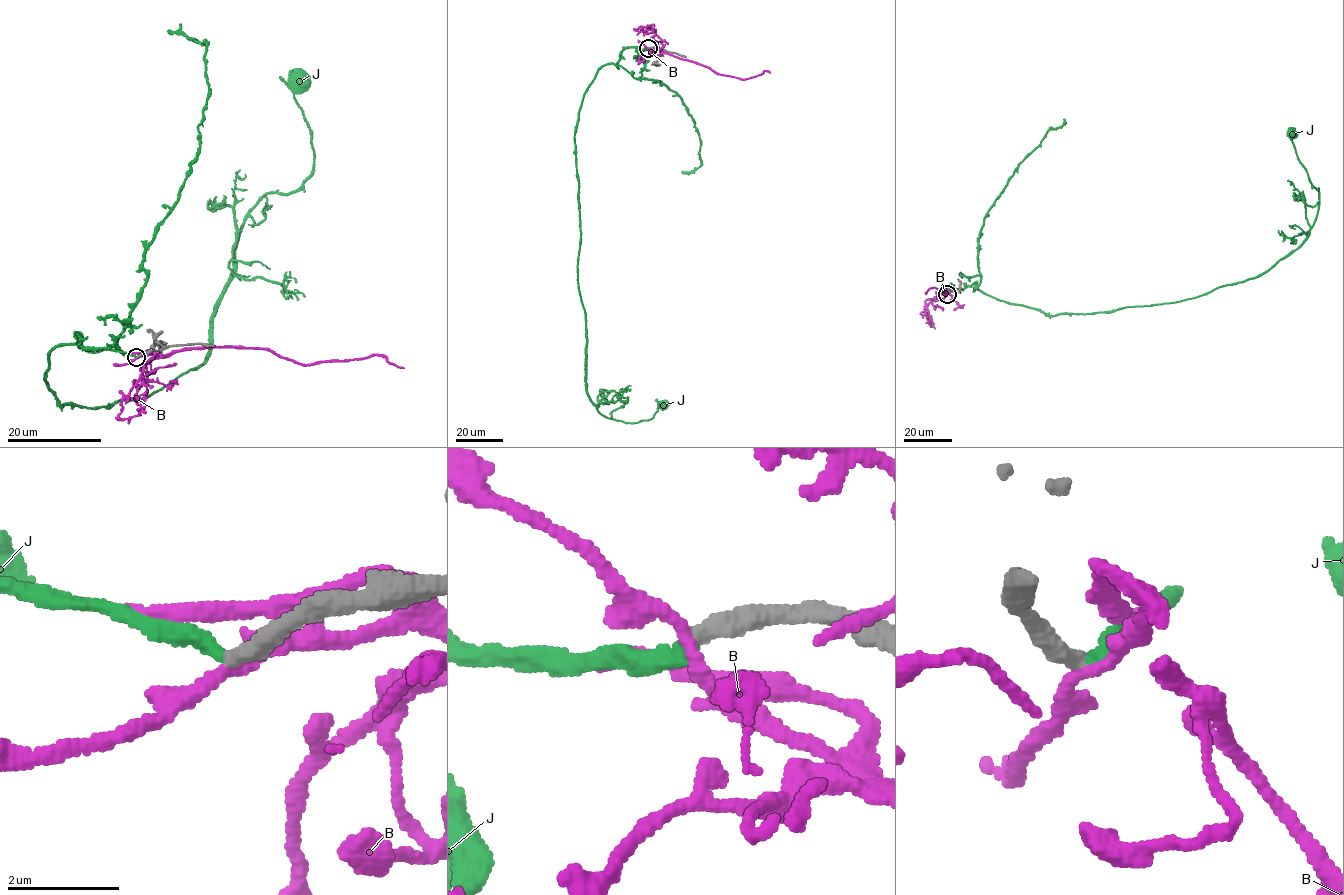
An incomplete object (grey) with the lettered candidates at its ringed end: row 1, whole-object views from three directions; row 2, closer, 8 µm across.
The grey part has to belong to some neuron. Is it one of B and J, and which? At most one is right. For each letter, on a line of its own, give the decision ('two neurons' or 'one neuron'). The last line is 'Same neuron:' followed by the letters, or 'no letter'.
B: two neurons
J: one neuron
Same neuron: J

